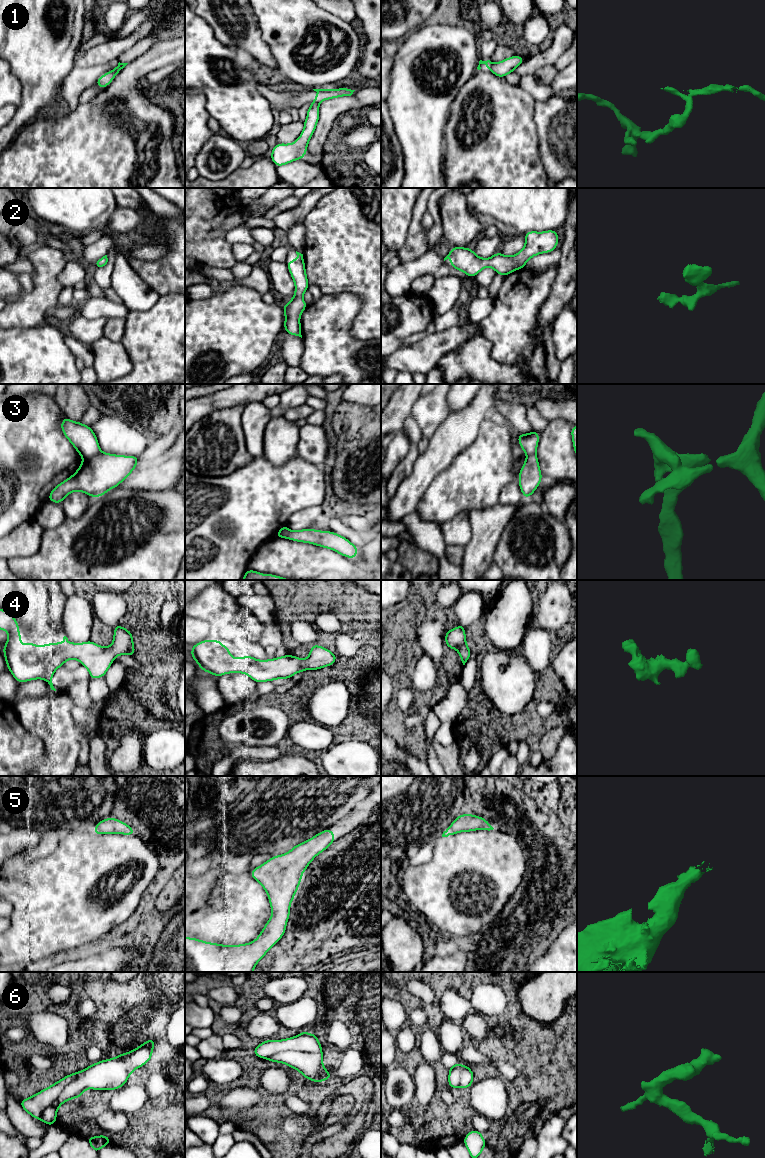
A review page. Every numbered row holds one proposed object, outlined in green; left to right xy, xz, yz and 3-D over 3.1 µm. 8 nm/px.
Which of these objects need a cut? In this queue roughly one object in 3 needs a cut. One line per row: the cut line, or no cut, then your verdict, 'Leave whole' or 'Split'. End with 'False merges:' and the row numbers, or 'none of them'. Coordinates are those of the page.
1: Split along yz (492, 63), (490, 70). Split
2: No split. Leave whole
3: No split. Leave whole
4: No split. Leave whole
5: No split. Leave whole
6: No split. Leave whole
False merges: 1

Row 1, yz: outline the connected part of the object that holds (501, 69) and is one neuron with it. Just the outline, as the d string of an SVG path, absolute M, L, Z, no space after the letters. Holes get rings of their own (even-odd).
M514 55L512 57L506 58L500 62L492 63L491 72L498 77L505 78L505 76L515 69L525 61L525 58L519 55Z

